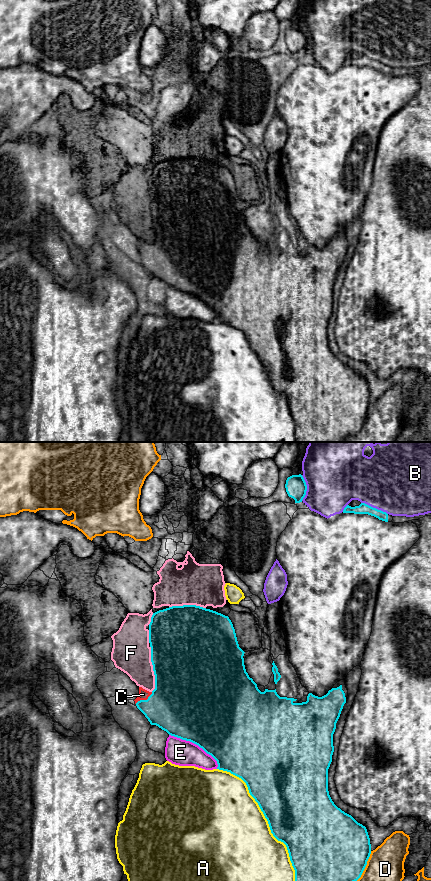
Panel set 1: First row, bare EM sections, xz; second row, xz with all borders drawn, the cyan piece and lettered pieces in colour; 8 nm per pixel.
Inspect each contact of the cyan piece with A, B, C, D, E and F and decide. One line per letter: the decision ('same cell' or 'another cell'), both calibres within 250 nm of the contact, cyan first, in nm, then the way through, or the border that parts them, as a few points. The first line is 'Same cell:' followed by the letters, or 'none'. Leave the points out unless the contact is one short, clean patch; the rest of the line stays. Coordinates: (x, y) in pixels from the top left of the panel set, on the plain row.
Same cell: C
A: another cell; calibres 500 and 500 nm
B: another cell; calibres 90 and 480 nm
C: same cell; calibres 420 and 80 nm
D: another cell; calibres 500 and 360 nm
E: another cell; calibres 500 and 220 nm
F: another cell; calibres 500 and 300 nm

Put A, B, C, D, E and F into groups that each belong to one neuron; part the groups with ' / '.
A / B / C / D / E / F

